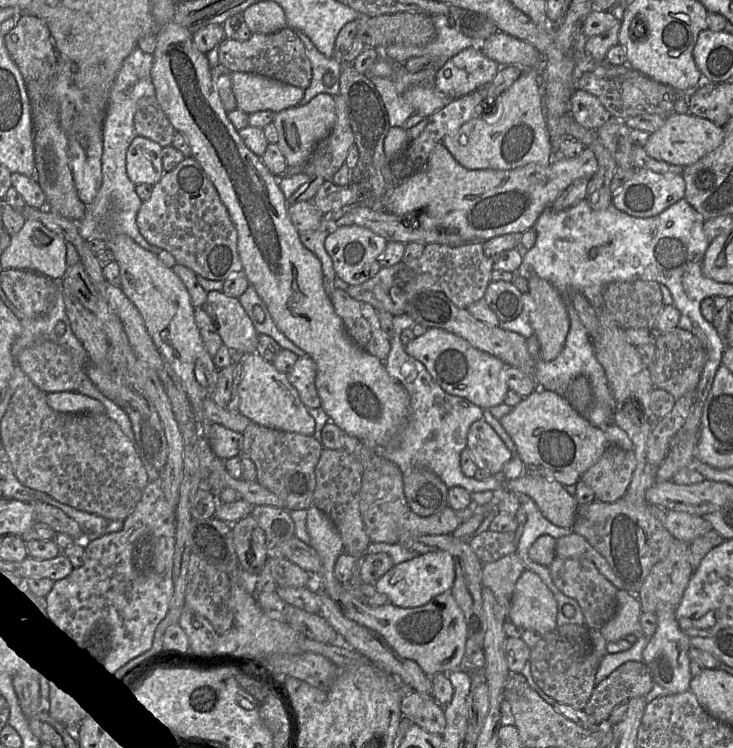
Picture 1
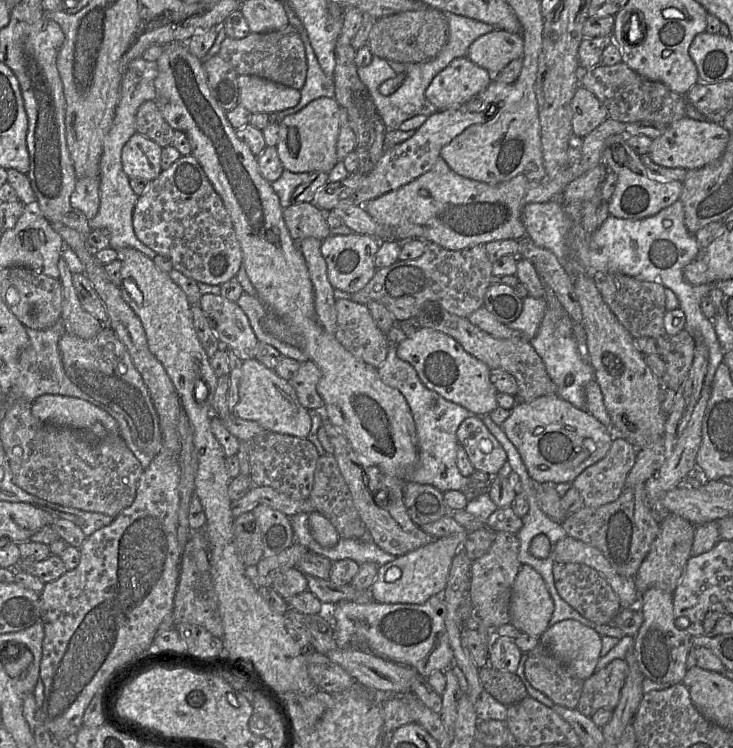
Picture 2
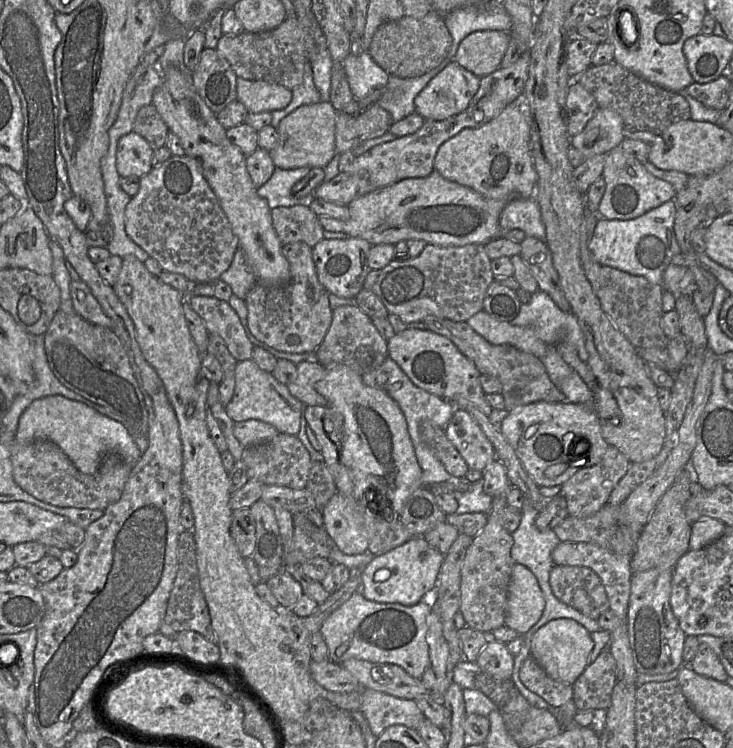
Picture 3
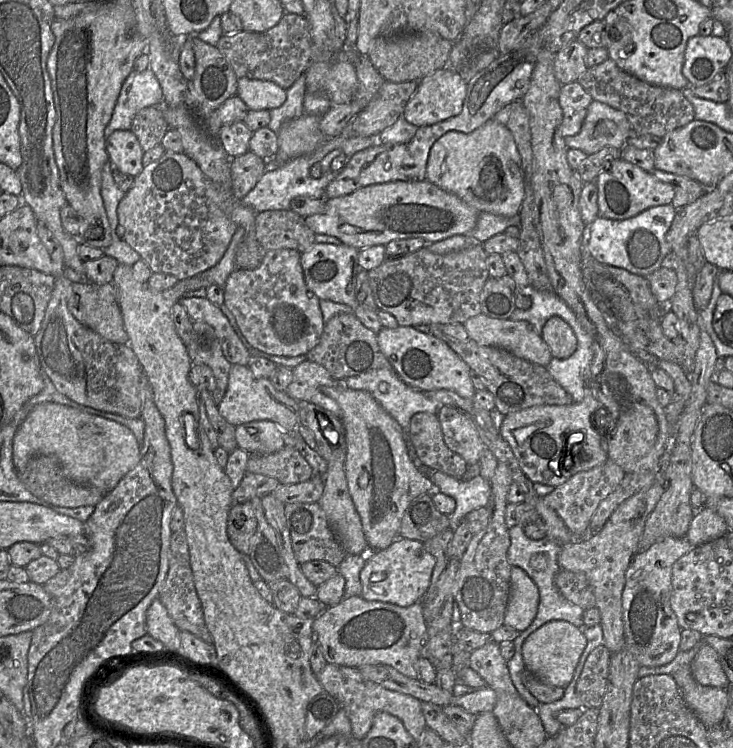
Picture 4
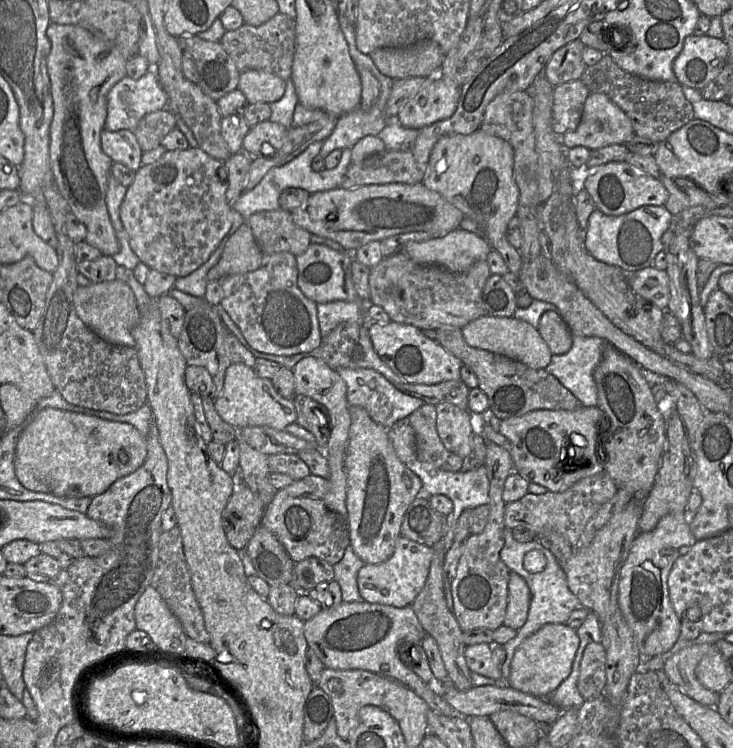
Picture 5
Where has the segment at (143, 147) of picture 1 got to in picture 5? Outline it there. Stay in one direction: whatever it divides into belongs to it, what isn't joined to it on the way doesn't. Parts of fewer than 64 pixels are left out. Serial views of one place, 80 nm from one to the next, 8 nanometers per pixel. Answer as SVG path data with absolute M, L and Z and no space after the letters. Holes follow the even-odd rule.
M104 128L100 138L101 148L112 162L121 163L134 172L142 166L143 151L131 130L109 131Z

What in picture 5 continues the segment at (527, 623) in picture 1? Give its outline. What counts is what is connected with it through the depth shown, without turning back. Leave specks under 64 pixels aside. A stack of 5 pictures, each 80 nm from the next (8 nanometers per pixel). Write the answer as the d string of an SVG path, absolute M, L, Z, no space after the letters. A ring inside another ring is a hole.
M511 572L504 625L518 631L527 621L530 603L531 591L526 580Z

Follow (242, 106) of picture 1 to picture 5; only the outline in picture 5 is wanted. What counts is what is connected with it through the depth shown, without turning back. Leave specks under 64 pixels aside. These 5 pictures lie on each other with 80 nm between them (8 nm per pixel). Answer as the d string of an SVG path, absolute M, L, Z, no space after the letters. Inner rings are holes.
M247 70L240 73L238 89L249 104L278 101L285 92L286 81L262 70Z

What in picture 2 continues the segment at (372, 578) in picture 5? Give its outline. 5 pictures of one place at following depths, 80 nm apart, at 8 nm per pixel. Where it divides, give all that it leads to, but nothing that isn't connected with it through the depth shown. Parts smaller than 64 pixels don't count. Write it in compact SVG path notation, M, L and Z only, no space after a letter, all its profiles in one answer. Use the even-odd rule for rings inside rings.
M463 531L437 539L380 566L370 587L374 602L423 604L430 597L443 593L453 557L463 545L468 532Z

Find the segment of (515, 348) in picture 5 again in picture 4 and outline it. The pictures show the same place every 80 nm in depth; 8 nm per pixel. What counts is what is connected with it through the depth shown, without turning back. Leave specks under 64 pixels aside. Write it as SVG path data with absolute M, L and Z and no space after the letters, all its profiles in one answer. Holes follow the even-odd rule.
M481 313L468 319L464 326L479 345L505 349L519 358L544 367L553 358L546 342L527 321L502 320Z

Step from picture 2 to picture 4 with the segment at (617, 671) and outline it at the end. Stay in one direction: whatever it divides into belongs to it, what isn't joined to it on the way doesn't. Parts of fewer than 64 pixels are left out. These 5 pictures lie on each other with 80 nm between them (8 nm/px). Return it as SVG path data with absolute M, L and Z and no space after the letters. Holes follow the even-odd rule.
M604 644L587 657L576 683L576 694L582 709L600 709L607 690L611 653Z

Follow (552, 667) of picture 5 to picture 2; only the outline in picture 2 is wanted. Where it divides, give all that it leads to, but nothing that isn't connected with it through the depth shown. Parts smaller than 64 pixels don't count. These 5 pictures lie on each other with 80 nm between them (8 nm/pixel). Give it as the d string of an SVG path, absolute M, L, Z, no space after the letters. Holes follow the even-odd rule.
M567 619L549 626L539 641L575 676L585 680L596 671L601 657L601 637L594 629Z

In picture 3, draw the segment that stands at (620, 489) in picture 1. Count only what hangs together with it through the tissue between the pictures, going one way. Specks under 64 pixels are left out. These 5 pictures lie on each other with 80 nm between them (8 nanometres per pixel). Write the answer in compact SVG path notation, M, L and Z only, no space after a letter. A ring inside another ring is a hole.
M609 445L600 462L576 472L561 486L559 493L559 496L564 497L566 500L569 516L588 517L604 507L608 503L615 486L626 474L630 464L631 462L622 452Z

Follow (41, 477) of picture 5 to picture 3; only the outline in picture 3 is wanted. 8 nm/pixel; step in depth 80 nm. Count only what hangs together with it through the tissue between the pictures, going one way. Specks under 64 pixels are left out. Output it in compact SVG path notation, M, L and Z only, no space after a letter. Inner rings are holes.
M62 395L36 399L21 415L15 441L30 443L36 440L49 440L55 443L75 467L87 475L96 473L108 454L116 454L130 466L134 466L141 457L139 448L120 422L102 415L80 401Z

